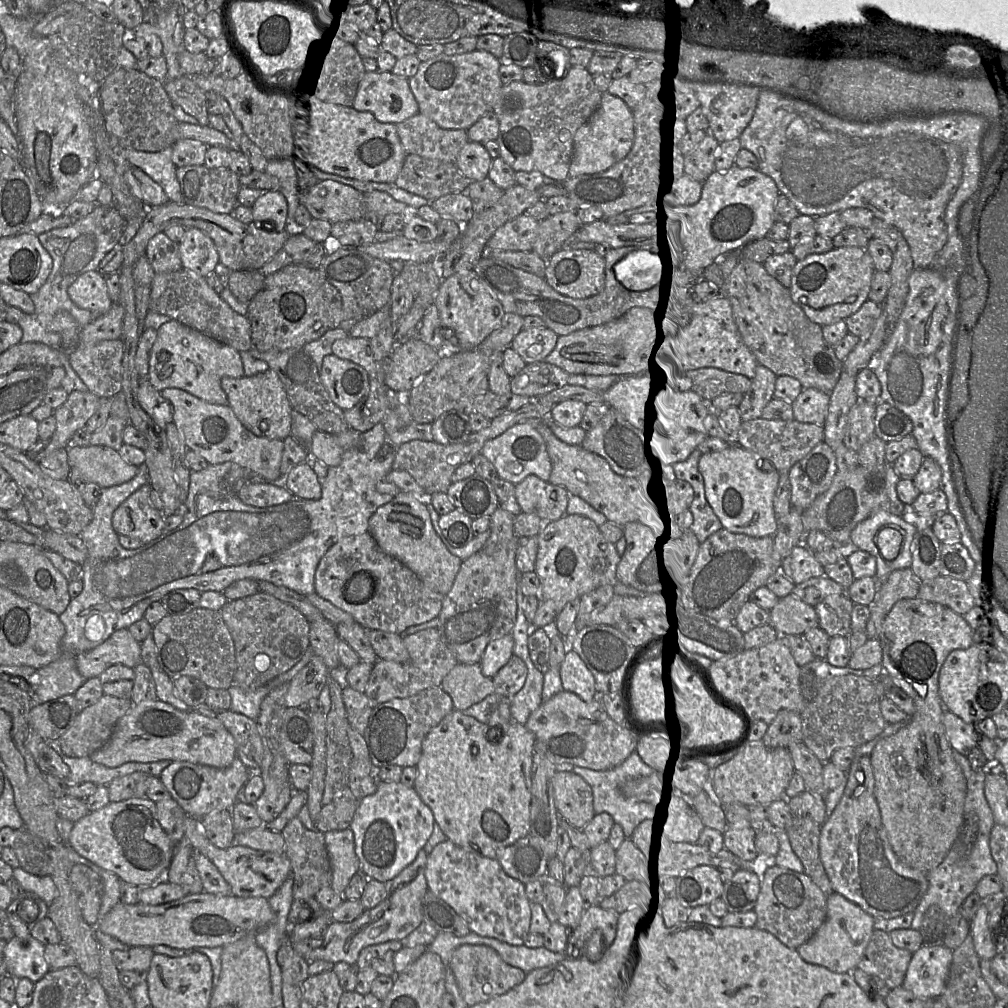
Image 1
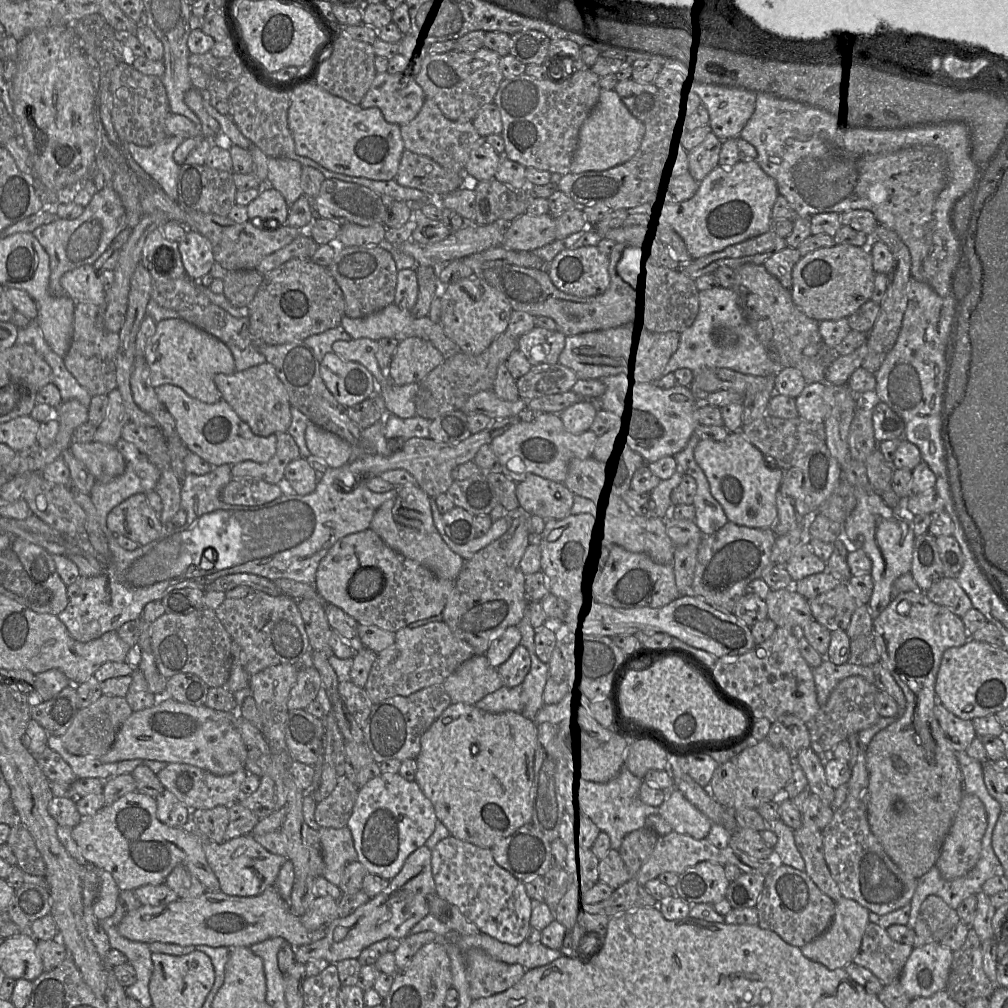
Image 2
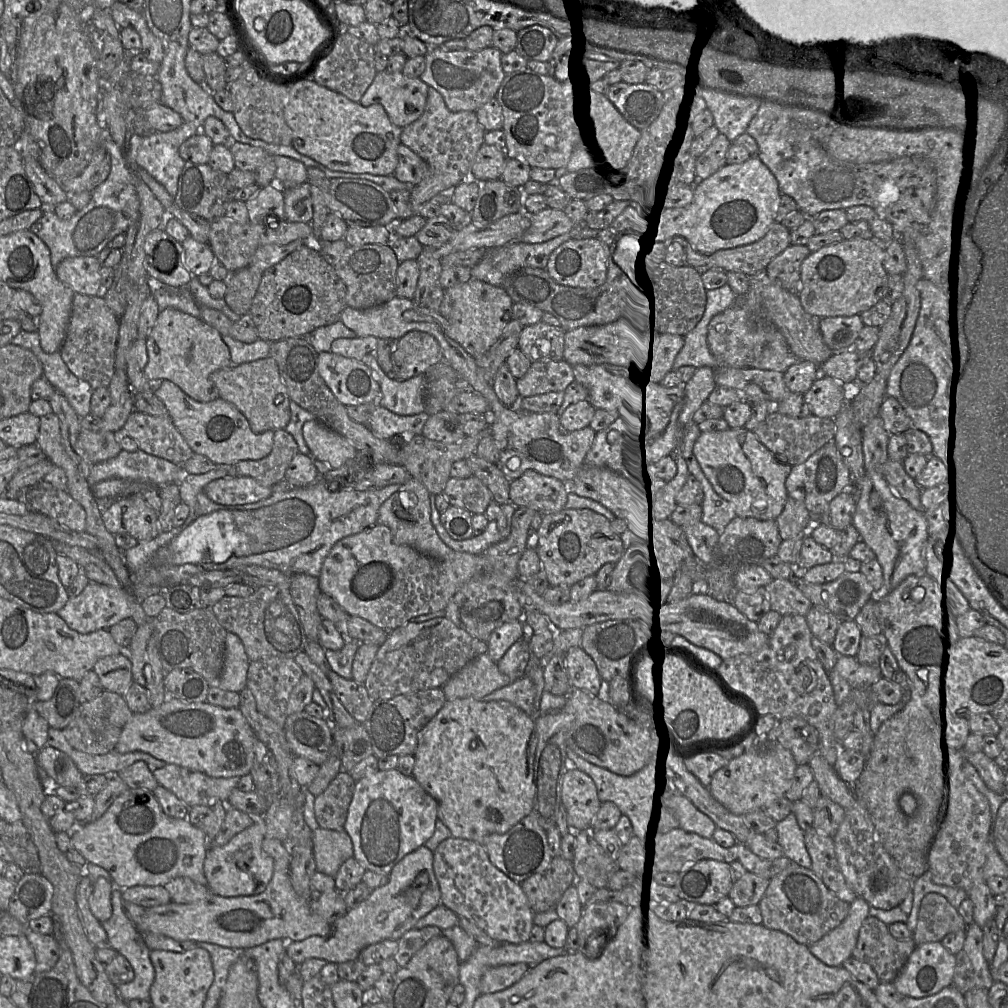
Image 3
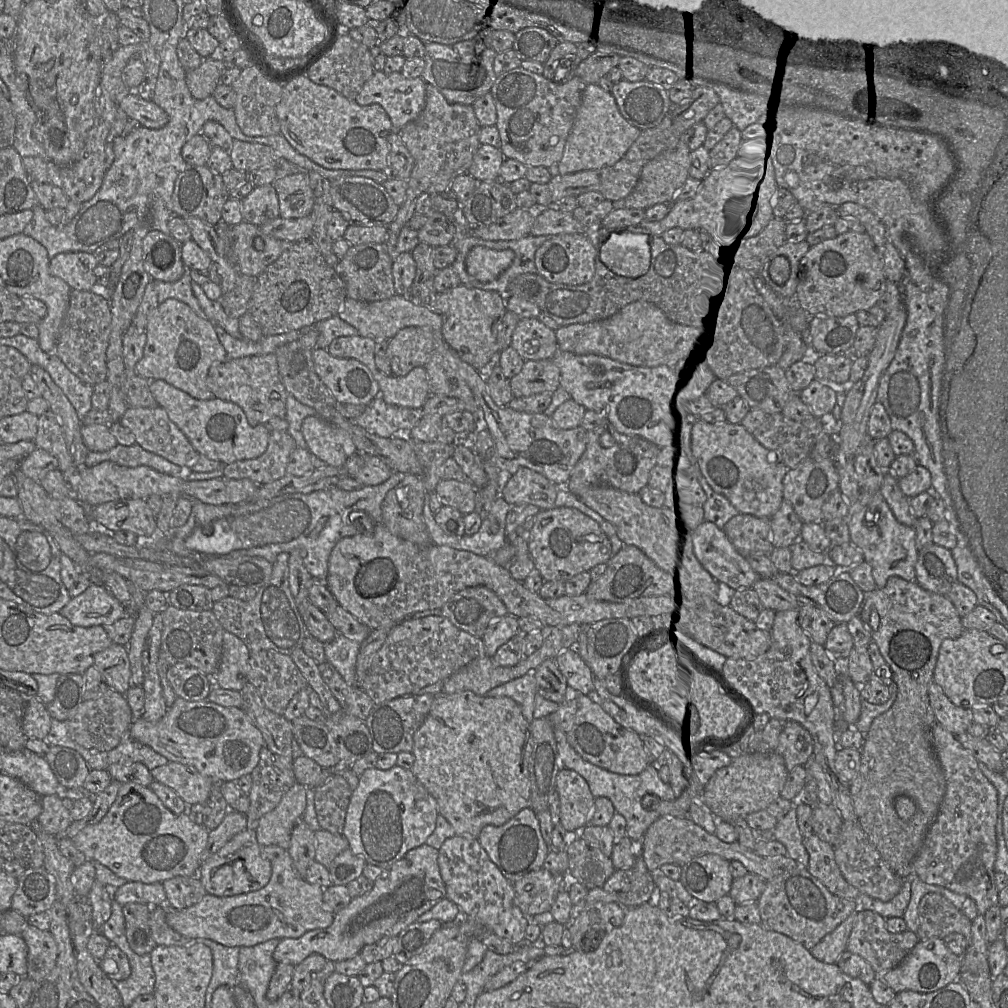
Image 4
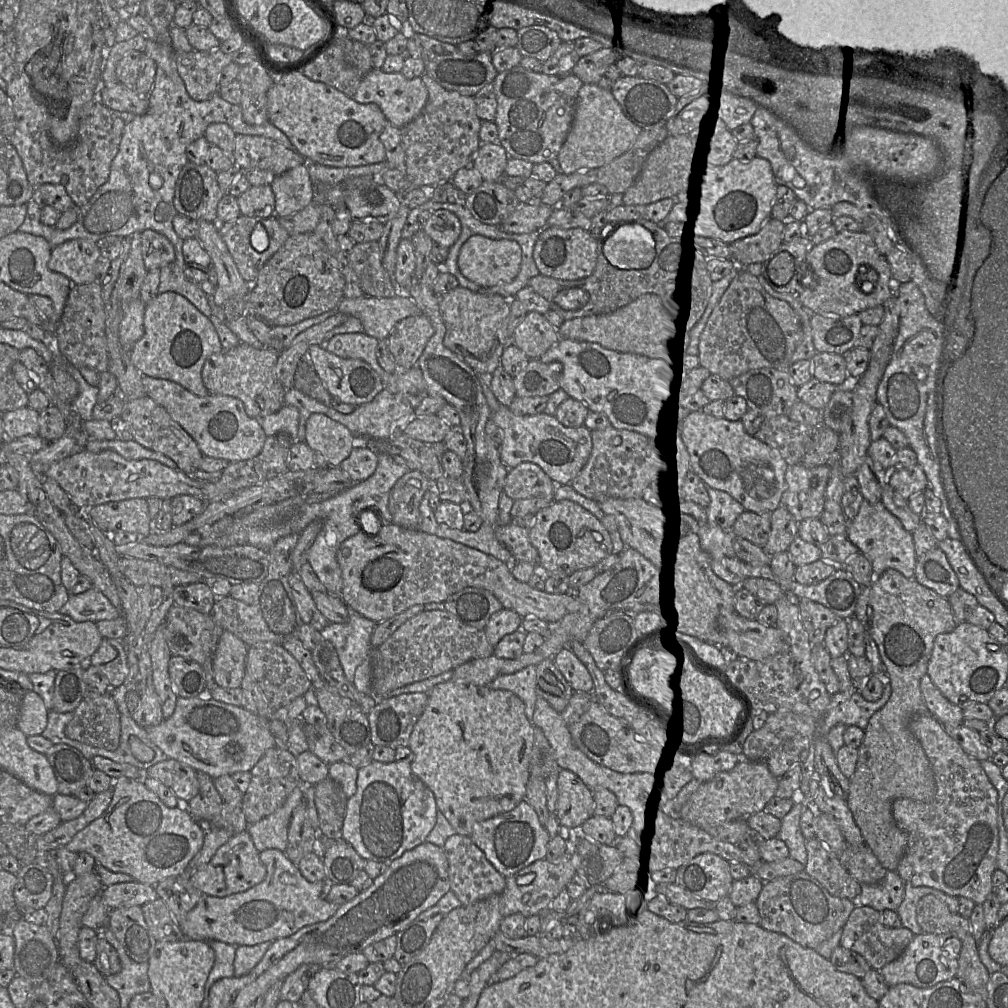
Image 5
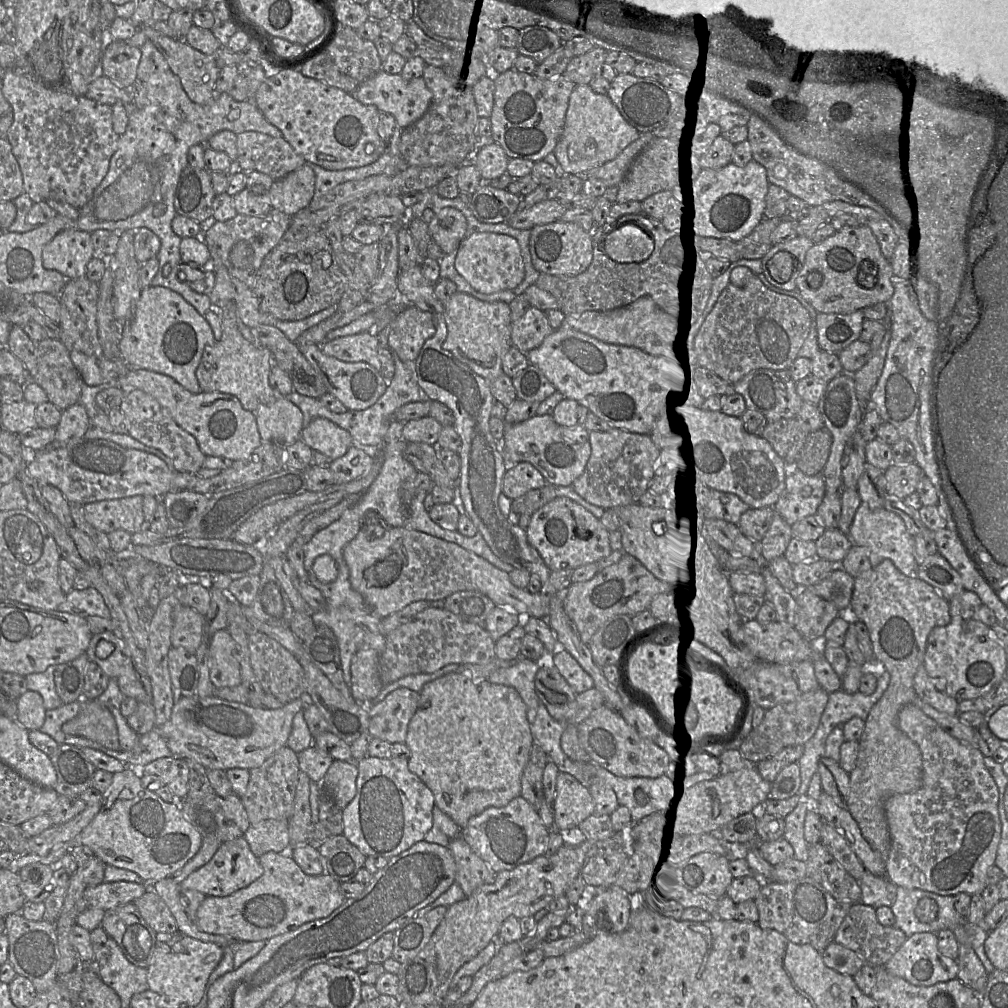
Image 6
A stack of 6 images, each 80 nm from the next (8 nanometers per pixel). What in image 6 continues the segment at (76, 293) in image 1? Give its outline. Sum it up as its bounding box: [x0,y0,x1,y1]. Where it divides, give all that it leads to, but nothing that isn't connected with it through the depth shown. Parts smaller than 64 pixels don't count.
[42,227,96,280]

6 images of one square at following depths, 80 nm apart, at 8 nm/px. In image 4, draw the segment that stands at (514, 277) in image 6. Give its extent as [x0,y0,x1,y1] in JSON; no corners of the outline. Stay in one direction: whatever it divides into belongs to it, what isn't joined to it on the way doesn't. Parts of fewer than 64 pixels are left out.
[465,245,515,282]

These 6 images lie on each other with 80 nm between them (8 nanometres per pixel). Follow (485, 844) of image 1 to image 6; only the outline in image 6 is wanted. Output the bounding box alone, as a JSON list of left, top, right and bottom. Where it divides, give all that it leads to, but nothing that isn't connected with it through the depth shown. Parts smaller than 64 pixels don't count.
[405,672,534,829]

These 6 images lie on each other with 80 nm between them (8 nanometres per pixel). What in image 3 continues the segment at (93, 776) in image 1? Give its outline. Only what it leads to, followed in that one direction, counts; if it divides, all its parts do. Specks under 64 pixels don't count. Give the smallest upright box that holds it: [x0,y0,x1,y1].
[67,749,166,776]

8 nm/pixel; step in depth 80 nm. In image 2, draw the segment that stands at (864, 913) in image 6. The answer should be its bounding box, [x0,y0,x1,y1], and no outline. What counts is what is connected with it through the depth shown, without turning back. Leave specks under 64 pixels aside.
[852,922,914,986]

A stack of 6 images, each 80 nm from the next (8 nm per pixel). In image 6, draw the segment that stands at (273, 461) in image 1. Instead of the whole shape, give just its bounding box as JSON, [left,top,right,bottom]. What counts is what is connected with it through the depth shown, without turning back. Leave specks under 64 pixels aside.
[116,368,263,461]

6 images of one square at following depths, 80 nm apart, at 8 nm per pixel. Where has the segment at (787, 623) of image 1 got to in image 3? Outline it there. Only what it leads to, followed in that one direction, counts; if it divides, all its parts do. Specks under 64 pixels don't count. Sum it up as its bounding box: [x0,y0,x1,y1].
[763,579,812,616]

